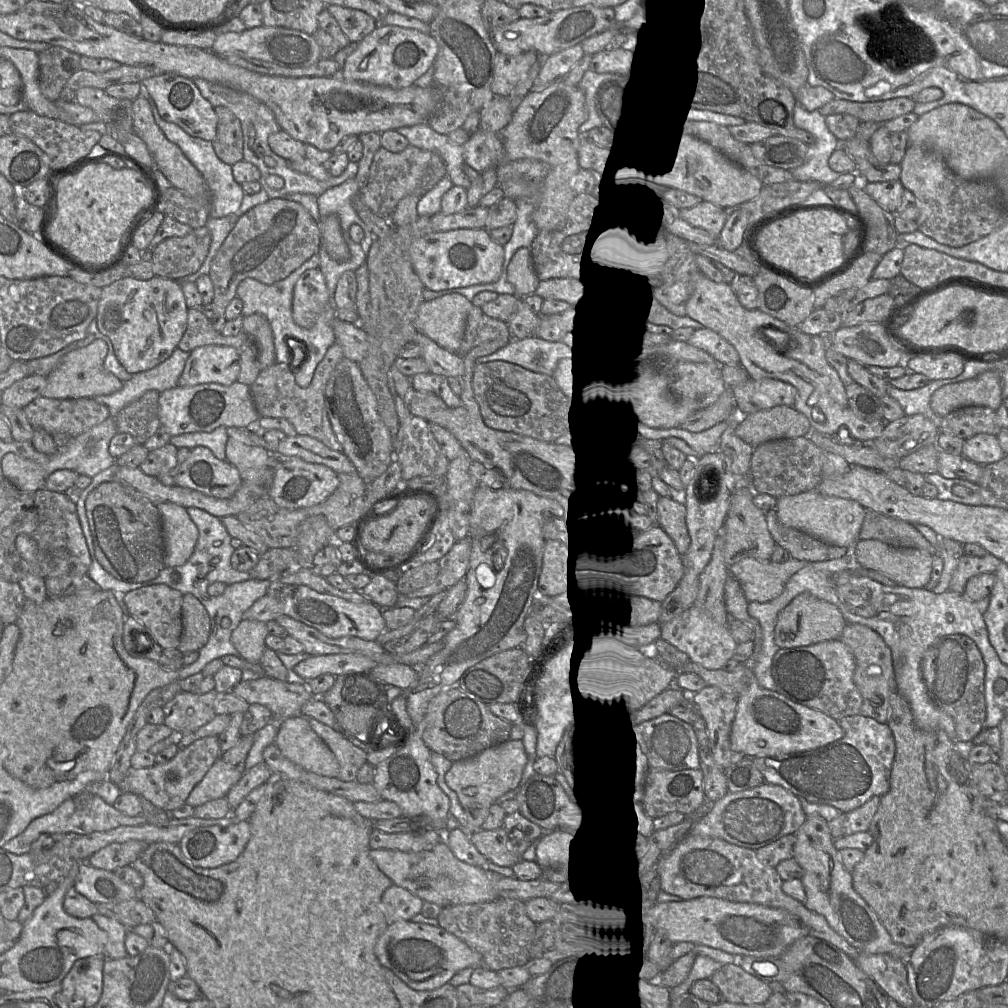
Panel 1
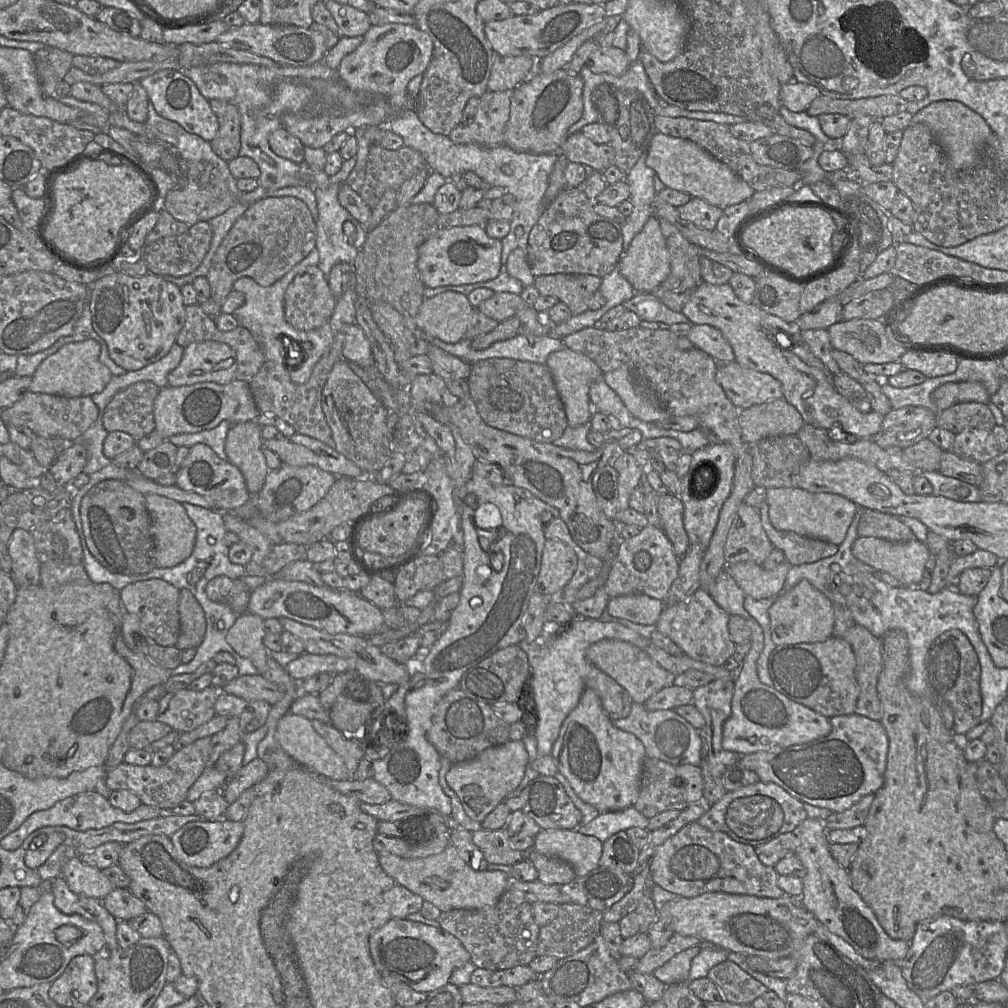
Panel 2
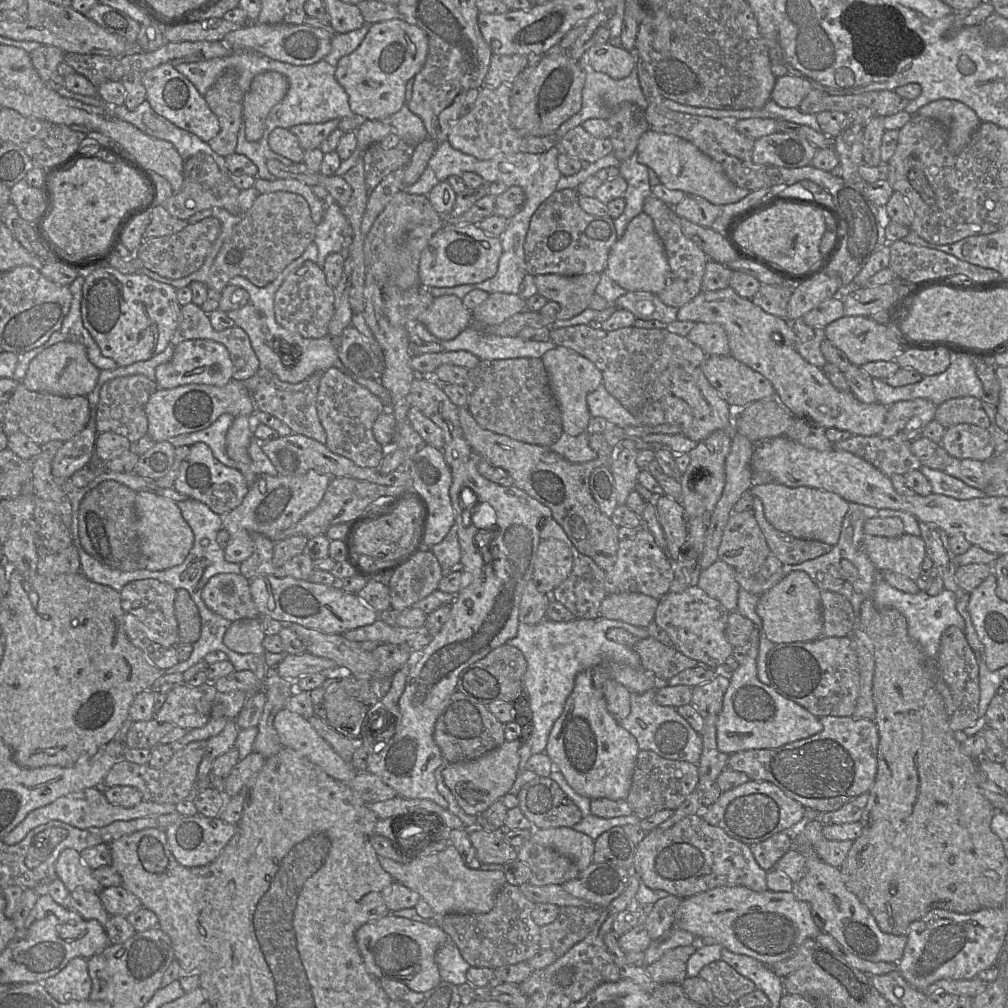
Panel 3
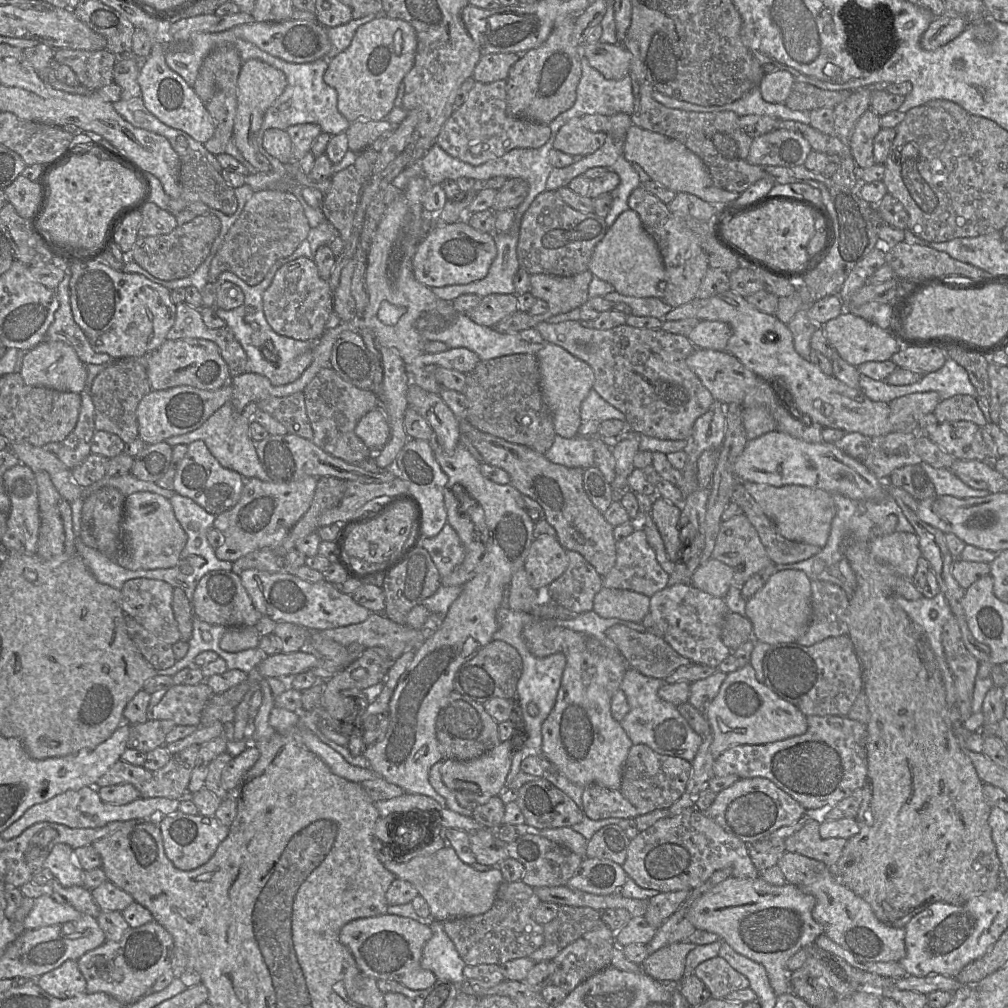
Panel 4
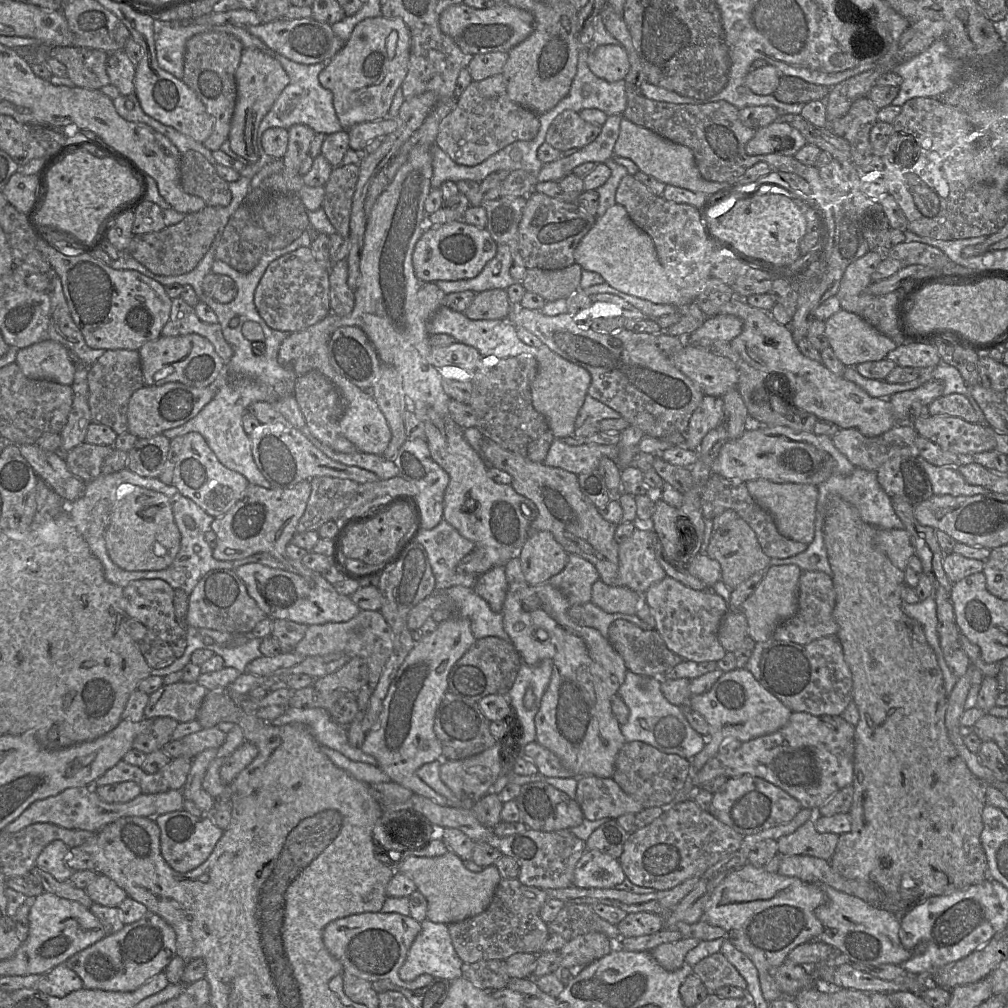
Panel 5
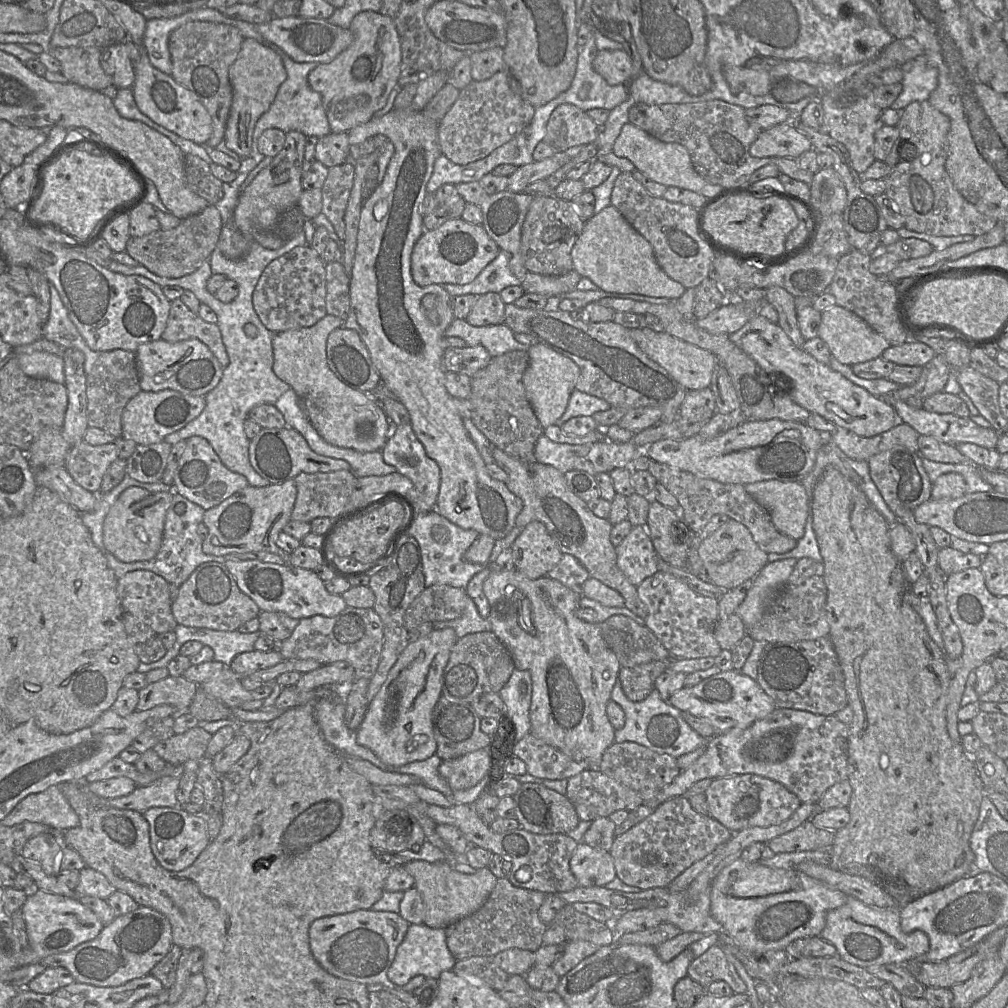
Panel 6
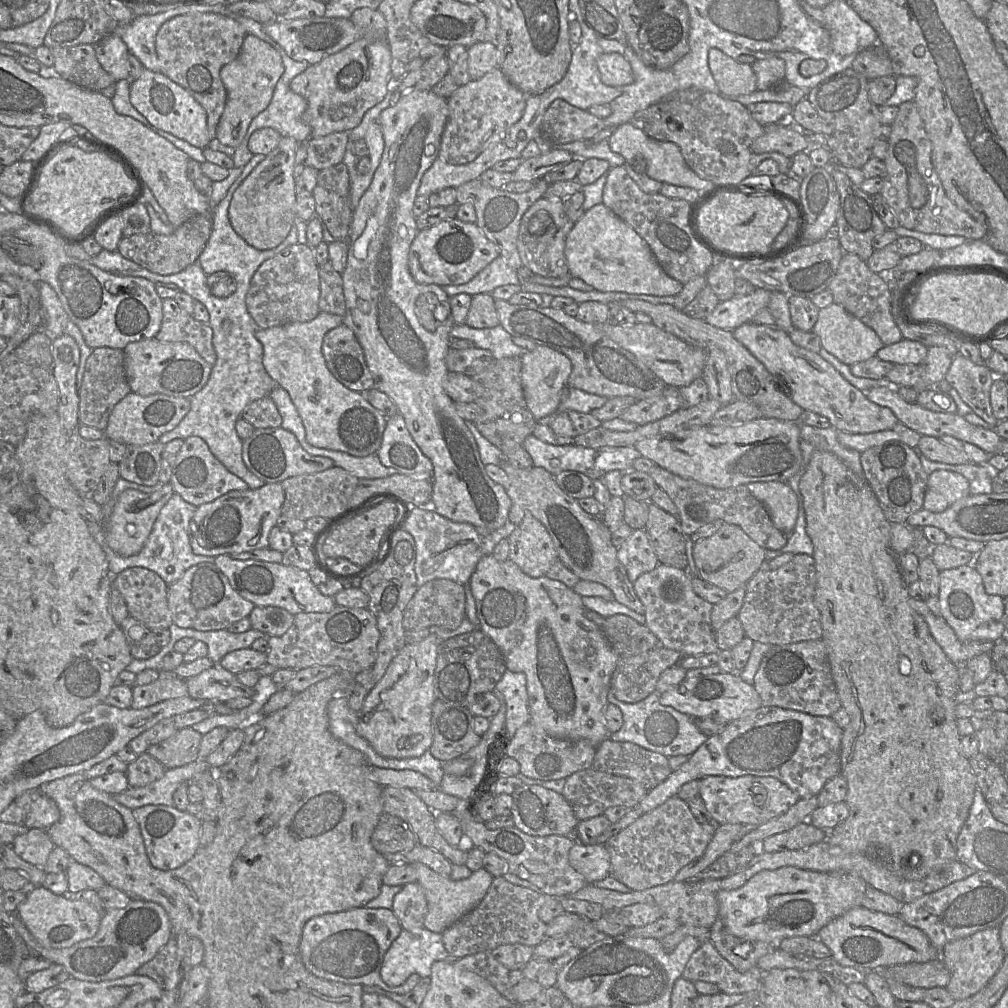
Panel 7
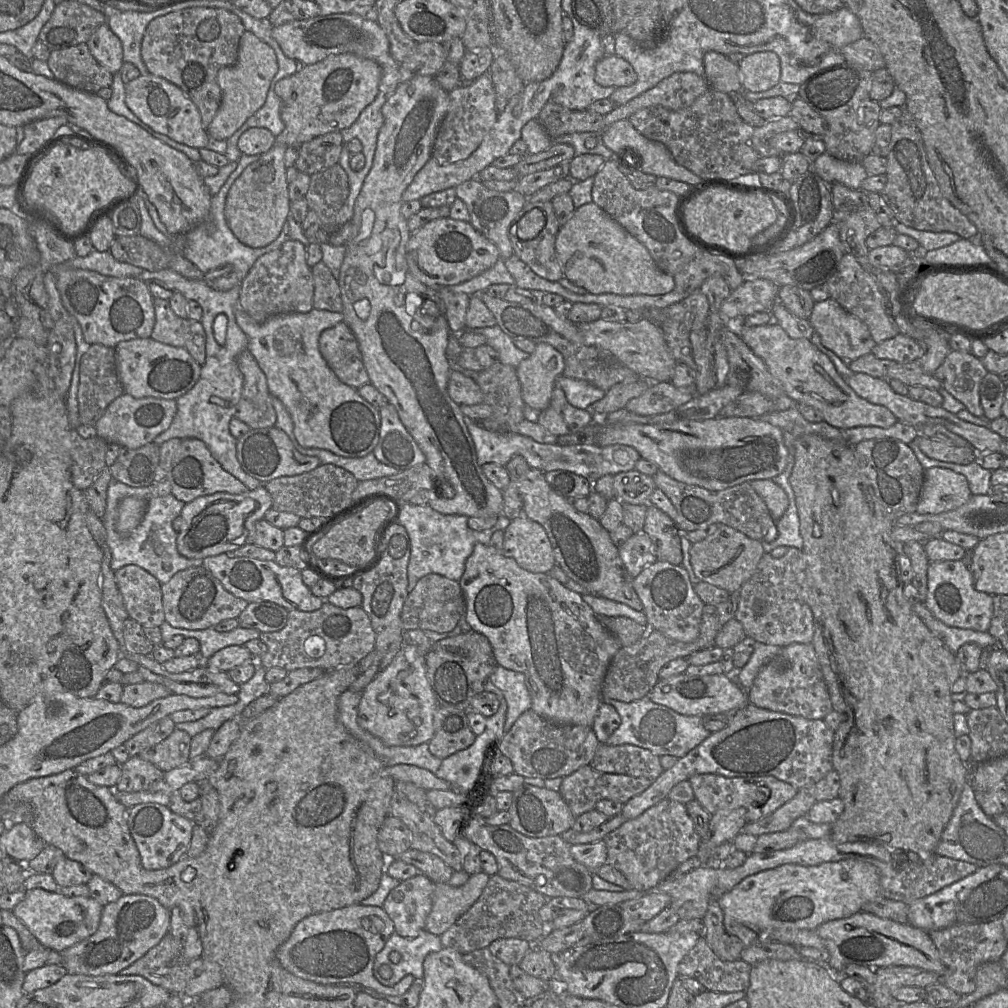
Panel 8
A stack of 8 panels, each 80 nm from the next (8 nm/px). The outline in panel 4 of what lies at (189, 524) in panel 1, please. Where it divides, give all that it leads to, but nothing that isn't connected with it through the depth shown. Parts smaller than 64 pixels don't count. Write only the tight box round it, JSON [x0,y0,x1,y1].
[116,491,187,570]

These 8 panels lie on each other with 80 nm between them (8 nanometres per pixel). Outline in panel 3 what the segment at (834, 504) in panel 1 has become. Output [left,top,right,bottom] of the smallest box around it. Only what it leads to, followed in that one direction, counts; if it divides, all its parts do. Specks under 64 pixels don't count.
[748,483,849,547]

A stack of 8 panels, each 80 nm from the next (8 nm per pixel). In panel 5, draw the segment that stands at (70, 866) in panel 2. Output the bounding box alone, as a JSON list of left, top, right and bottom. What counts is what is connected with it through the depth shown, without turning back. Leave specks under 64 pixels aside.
[36,840,75,882]

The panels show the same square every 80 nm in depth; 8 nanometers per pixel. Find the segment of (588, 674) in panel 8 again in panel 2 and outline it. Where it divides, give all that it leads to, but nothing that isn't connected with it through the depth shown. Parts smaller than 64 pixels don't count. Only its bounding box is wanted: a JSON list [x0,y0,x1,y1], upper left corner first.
[551,688,647,813]

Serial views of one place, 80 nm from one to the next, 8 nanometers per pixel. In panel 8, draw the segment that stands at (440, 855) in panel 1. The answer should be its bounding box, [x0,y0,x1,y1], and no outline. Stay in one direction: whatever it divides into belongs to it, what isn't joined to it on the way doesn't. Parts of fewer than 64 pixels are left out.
[425,871,489,936]

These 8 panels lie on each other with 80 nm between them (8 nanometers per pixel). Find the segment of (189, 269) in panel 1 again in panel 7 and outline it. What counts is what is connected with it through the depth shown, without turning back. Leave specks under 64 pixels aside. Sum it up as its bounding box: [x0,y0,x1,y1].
[117,208,213,275]

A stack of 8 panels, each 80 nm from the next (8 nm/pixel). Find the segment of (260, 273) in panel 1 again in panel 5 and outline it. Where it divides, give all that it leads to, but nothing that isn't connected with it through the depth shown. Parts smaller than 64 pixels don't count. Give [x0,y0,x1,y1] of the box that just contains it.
[215,194,309,273]

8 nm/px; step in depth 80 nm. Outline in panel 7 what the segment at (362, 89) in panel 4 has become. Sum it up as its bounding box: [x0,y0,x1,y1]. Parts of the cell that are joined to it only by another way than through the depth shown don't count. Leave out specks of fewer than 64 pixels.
[290,8,393,138]

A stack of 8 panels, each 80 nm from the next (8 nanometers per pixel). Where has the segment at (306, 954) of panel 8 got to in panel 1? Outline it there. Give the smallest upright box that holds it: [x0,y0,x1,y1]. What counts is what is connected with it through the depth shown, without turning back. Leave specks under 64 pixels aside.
[374,921,483,991]

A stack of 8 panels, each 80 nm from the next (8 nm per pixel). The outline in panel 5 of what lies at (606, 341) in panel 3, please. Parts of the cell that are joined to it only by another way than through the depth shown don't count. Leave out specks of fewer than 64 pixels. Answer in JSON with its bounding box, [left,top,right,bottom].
[508,305,704,444]

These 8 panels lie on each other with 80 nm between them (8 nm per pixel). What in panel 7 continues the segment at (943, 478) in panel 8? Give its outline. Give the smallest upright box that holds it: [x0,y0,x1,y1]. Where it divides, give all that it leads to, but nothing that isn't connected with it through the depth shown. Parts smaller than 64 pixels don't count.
[923,470,970,512]

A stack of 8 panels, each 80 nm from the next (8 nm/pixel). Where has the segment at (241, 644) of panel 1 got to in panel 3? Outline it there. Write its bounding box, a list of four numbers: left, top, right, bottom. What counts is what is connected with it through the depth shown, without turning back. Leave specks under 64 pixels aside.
[223,617,266,682]

